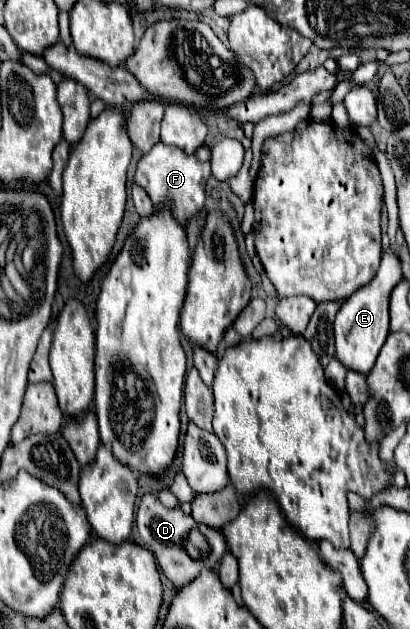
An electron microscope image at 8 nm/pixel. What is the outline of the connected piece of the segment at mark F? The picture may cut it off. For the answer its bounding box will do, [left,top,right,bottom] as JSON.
[134,142,210,228]

